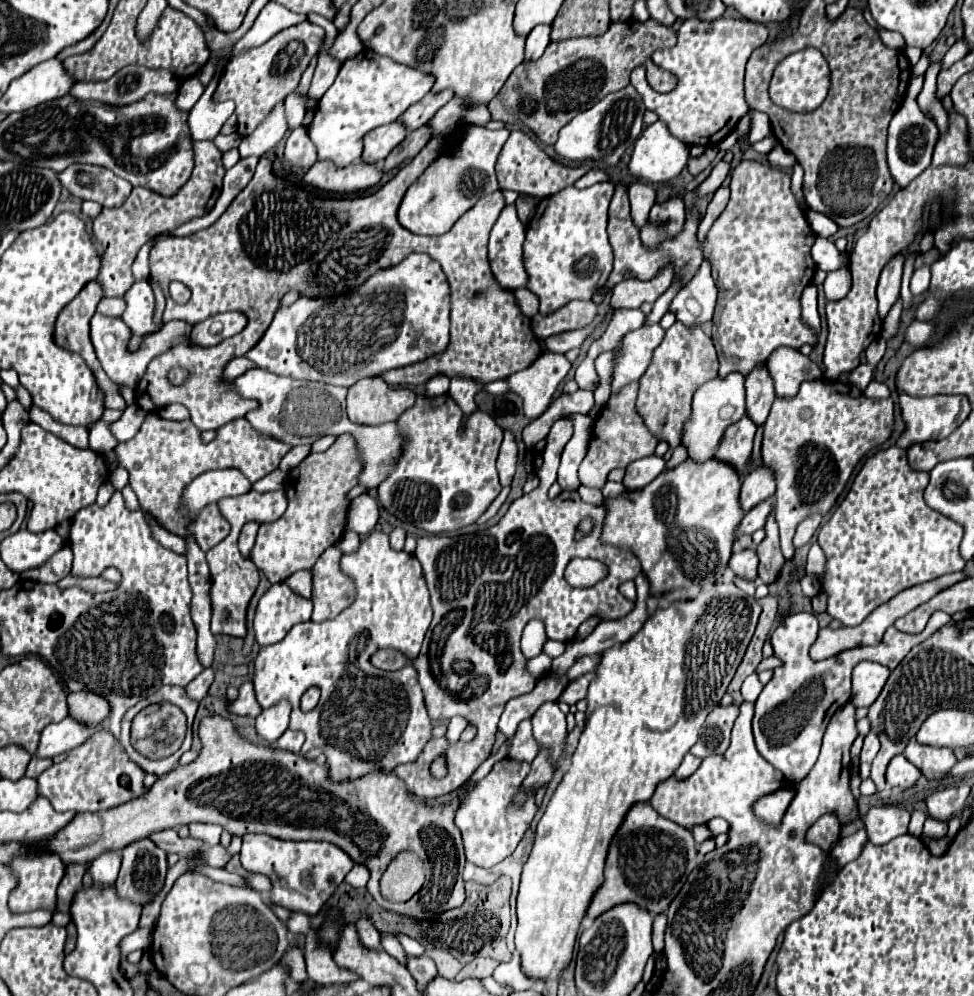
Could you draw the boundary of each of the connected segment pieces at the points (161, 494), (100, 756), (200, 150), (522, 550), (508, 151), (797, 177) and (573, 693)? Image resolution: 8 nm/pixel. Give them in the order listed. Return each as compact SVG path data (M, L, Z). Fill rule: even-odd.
M148 414L138 434L132 440L116 446L120 466L128 468L130 472L130 486L140 500L140 508L150 516L154 516L156 522L168 532L182 538L192 536L204 552L208 552L222 538L226 538L228 534L226 520L220 516L216 504L210 504L192 516L182 506L184 488L196 478L196 474L204 474L206 470L222 470L222 468L236 468L250 482L256 482L262 476L276 470L280 460L292 448L286 442L278 442L276 438L260 434L250 426L246 418L236 418L224 424L222 428L216 430L216 434L218 434L216 440L205 443L190 419L182 422L162 420L156 424L156 416Z
M98 732L82 746L70 750L66 760L44 770L36 782L38 794L48 798L58 812L98 812L142 796L142 792L146 790L142 786L144 776L146 774L134 762L130 762L122 744L110 732Z
M194 142L194 172L190 180L180 188L180 192L172 198L164 198L148 188L132 188L128 200L118 208L102 208L102 214L94 218L94 238L102 246L102 268L98 276L98 284L104 288L105 297L123 297L132 284L136 282L132 276L132 262L138 250L158 234L164 234L186 220L192 220L200 214L206 214L220 190L226 168L222 166L222 152L212 142Z
M562 418L562 420L554 422L550 434L540 444L534 446L534 470L536 470L536 476L540 478L540 486L538 486L538 490L532 490L530 494L524 494L522 498L514 500L510 504L508 512L502 516L502 520L496 526L492 526L484 532L462 534L456 538L450 538L450 536L418 538L418 546L416 546L414 556L420 560L422 570L424 570L424 580L426 580L426 586L430 590L430 604L434 610L434 618L432 618L432 624L426 632L426 638L424 638L424 644L422 644L418 658L412 660L412 666L418 672L420 686L422 686L424 698L426 698L426 708L428 708L428 714L432 716L432 720L450 720L452 716L460 714L470 724L474 724L478 728L476 750L470 750L470 742L468 744L466 742L448 744L446 738L432 738L414 764L398 764L394 768L396 776L402 778L408 786L408 790L412 790L418 798L436 798L436 796L450 794L452 790L460 788L466 782L466 778L470 778L474 774L474 770L490 756L494 736L496 736L496 726L498 726L498 720L500 720L500 714L502 714L506 702L532 692L536 688L536 684L540 682L540 678L534 678L528 672L526 658L520 652L522 626L526 626L526 622L530 618L544 620L548 638L566 642L574 639L578 626L586 618L598 614L602 620L616 620L616 618L626 616L634 608L634 602L626 600L618 592L618 586L630 578L634 580L642 572L642 568L640 568L638 558L630 550L620 550L620 548L604 544L600 540L602 522L606 518L604 504L598 504L598 506L588 504L578 496L578 492L560 492L554 500L548 498L548 488L556 482L556 472L558 472L558 464L560 464L558 458L562 454L564 444L572 438L572 432L574 432L574 426L572 426L570 418ZM582 518L592 518L594 530L586 538L574 540L576 526ZM576 556L604 562L608 566L608 576L604 580L600 580L594 588L572 588L564 580L564 568ZM440 686L442 686L442 696L434 696L434 690ZM442 754L446 758L448 774L444 778L436 780L430 774L430 762L432 762L432 758L438 758Z
M512 130L508 142L504 144L496 162L496 174L502 188L518 190L518 192L530 192L530 196L546 198L556 194L558 190L572 186L580 176L584 176L590 170L590 166L582 168L568 168L558 162L554 162L546 152L540 150L540 146L522 130Z
M796 162L791 172L791 190L796 198L796 201L802 208L804 208L805 205L805 200L802 192L803 175L803 168L798 162Z
M588 672L584 676L576 678L574 682L570 682L566 686L566 690L558 698L558 702L566 702L568 706L574 706L578 700L584 700L586 698L586 690L588 690L588 686L590 686L592 680L594 680L594 672Z

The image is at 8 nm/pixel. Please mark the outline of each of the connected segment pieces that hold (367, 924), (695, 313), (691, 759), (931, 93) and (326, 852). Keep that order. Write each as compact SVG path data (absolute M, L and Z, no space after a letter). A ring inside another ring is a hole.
M362 916L358 922L356 922L356 928L358 928L358 934L360 934L360 940L366 948L372 948L372 950L378 950L380 948L380 934L378 930L374 928L372 920L368 916Z
M704 260L698 274L674 296L668 312L686 328L702 326L712 320L716 306L716 284L710 276L710 264Z
M686 754L684 756L684 760L682 760L682 764L680 764L680 768L676 770L676 778L688 778L688 776L692 776L694 772L696 772L696 768L700 766L700 758L696 758L696 756L692 756L692 754Z
M936 60L936 62L930 64L930 68L928 68L928 72L926 72L924 88L922 88L920 96L918 96L918 104L920 104L922 110L930 108L930 112L934 114L934 118L936 118L936 122L938 122L938 128L944 132L944 130L948 128L946 112L944 112L940 100L936 98L936 76L940 74L940 70L942 70L942 60Z
M246 834L240 850L240 862L244 870L258 872L270 878L270 904L282 906L292 912L302 912L308 916L318 914L328 898L342 884L344 876L352 870L354 862L338 846L330 842L290 842L278 840L266 834Z

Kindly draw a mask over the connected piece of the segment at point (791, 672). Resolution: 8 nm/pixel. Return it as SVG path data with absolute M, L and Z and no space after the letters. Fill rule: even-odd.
M800 612L790 614L774 632L772 647L774 656L782 658L782 665L774 670L772 680L764 686L756 700L756 712L752 720L756 748L764 760L768 760L776 770L780 770L788 780L800 782L808 776L818 760L824 730L832 714L850 700L852 693L852 671L862 660L878 662L890 670L896 668L910 652L912 646L930 638L938 628L948 624L952 618L946 612L934 612L928 626L920 634L906 634L890 626L878 646L858 646L844 650L836 656L816 661L810 658L810 646L818 636L818 620L814 614Z

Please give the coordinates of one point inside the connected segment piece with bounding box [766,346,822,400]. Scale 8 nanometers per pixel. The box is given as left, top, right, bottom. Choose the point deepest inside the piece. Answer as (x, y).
(788, 368)

